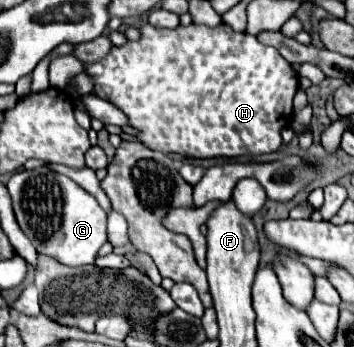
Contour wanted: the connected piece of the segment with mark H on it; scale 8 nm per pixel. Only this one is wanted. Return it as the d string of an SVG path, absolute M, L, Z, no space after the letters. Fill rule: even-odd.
M151 24L141 26L141 40L137 42L127 42L125 46L115 46L109 56L105 56L101 62L95 64L85 64L85 72L89 72L95 78L95 94L99 98L105 98L113 102L119 110L123 110L129 116L131 126L139 130L139 140L153 150L159 150L163 154L167 152L179 152L185 156L195 156L195 158L215 158L215 156L257 156L257 154L267 154L273 152L281 146L281 128L291 124L293 116L293 96L297 92L297 74L291 68L291 64L273 48L261 44L255 36L249 36L245 32L233 32L227 24L219 24L217 28L207 28L207 26L177 26L173 30L165 28L153 28Z

